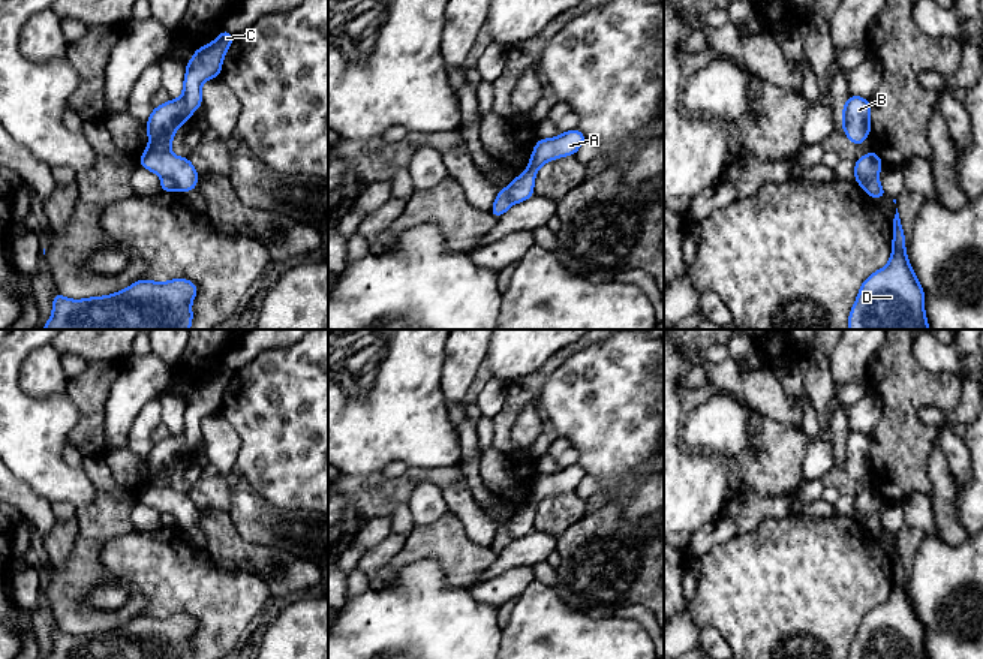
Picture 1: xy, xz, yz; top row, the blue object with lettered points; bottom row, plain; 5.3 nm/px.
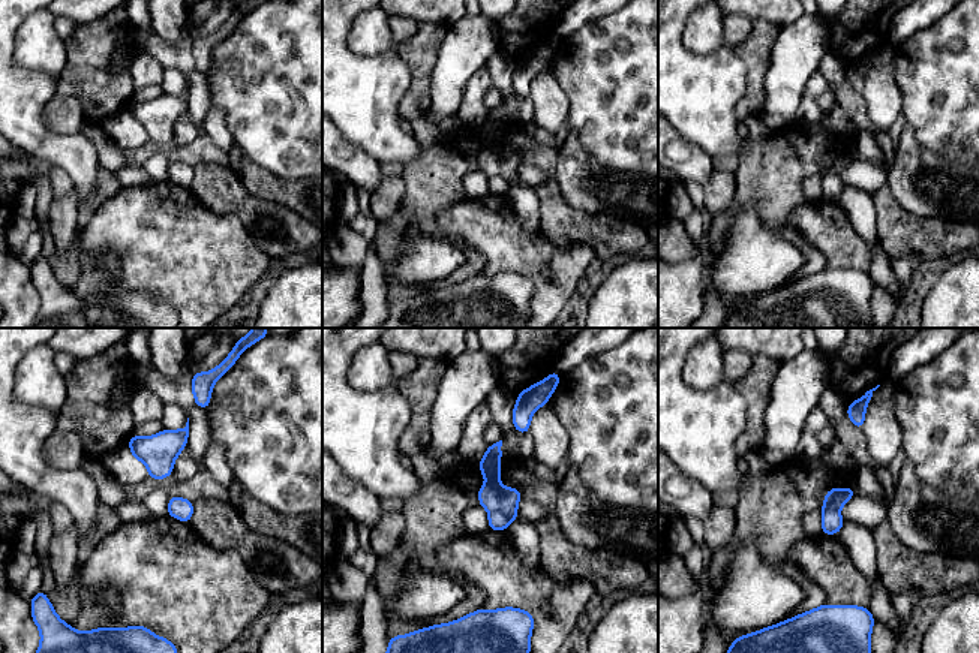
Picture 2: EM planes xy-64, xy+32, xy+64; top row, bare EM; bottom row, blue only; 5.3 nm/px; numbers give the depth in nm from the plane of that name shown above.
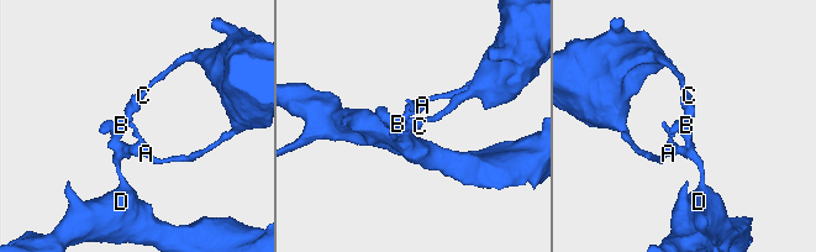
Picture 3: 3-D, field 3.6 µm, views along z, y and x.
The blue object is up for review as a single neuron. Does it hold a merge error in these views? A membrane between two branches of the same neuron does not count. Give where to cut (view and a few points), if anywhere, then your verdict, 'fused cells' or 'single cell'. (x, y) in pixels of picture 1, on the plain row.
cut xy (162, 512), (168, 512), (177, 523); fused cells

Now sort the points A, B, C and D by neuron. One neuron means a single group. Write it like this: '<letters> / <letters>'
A B C / D

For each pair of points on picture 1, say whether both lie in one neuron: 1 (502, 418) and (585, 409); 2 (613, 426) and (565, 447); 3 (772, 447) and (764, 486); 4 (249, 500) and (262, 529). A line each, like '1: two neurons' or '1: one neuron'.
1: two neurons
2: two neurons
3: one neuron
4: one neuron

